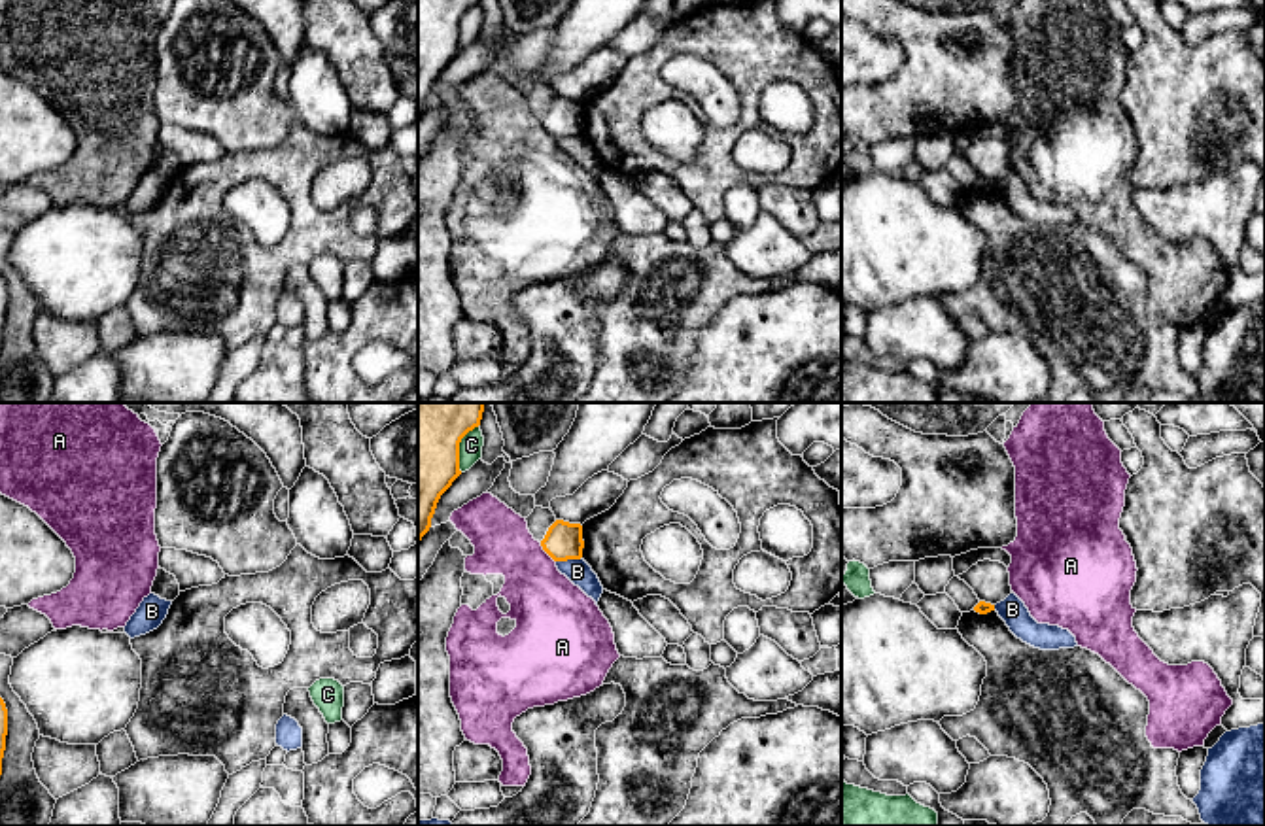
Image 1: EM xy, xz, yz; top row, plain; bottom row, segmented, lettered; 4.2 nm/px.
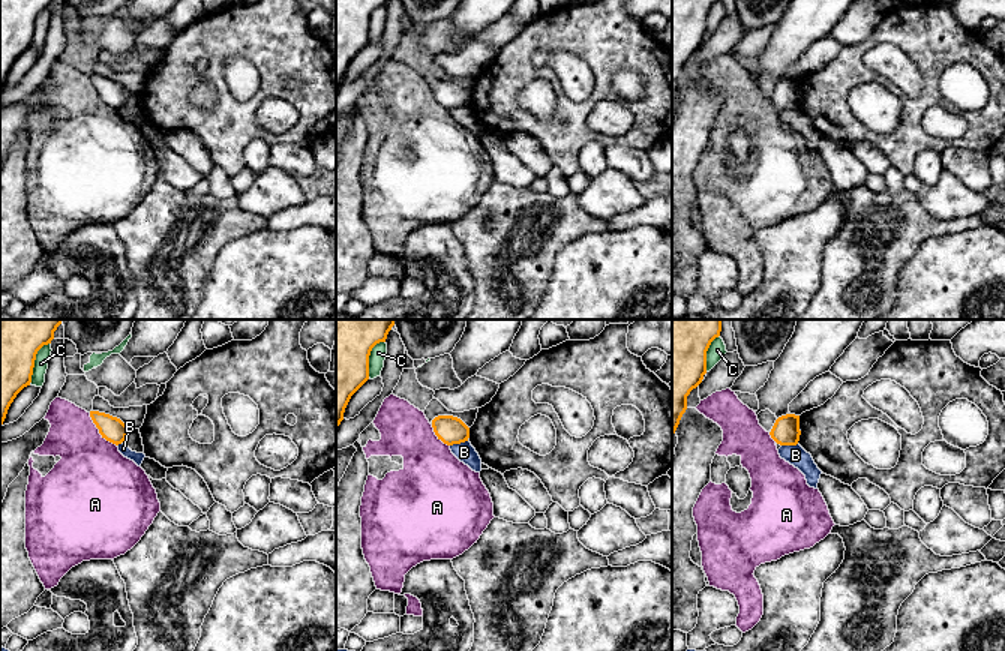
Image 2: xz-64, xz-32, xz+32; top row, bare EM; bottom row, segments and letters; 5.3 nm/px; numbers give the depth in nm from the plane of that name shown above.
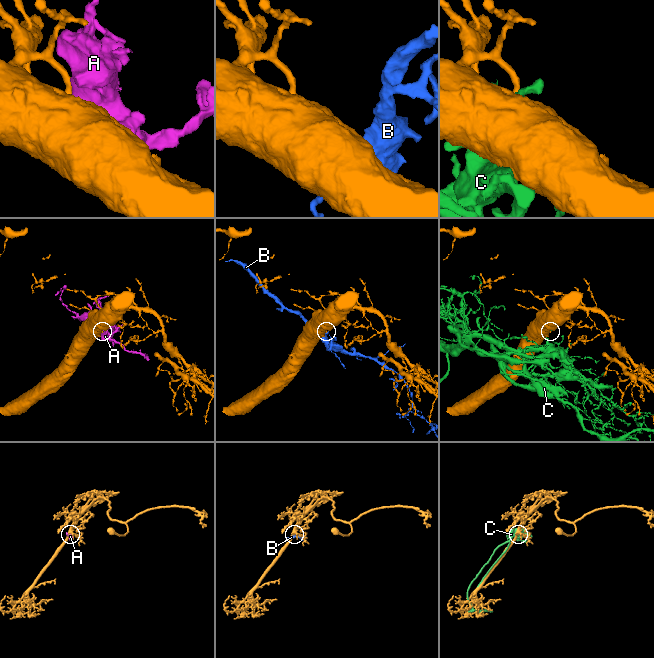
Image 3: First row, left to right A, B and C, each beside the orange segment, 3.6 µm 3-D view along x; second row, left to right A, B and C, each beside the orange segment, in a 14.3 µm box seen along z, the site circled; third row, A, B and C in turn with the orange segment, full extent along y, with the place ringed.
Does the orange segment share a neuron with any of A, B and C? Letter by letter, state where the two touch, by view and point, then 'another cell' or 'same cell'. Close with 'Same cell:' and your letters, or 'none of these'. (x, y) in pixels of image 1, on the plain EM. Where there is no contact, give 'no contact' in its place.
A: meets orange in xz at (545, 127); another cell
B: meets orange in xz at (568, 135); another cell
C: meets orange in xz at (458, 25); another cell
Same cell: none of these

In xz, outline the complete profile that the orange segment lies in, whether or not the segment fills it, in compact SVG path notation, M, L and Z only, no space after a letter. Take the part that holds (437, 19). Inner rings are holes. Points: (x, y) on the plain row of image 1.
M418 0L418 119L431 104L441 72L461 51L461 15L478 2Z

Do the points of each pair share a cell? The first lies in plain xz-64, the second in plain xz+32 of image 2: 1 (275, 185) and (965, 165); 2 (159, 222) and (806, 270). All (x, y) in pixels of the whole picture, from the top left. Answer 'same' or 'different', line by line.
1: different
2: different

